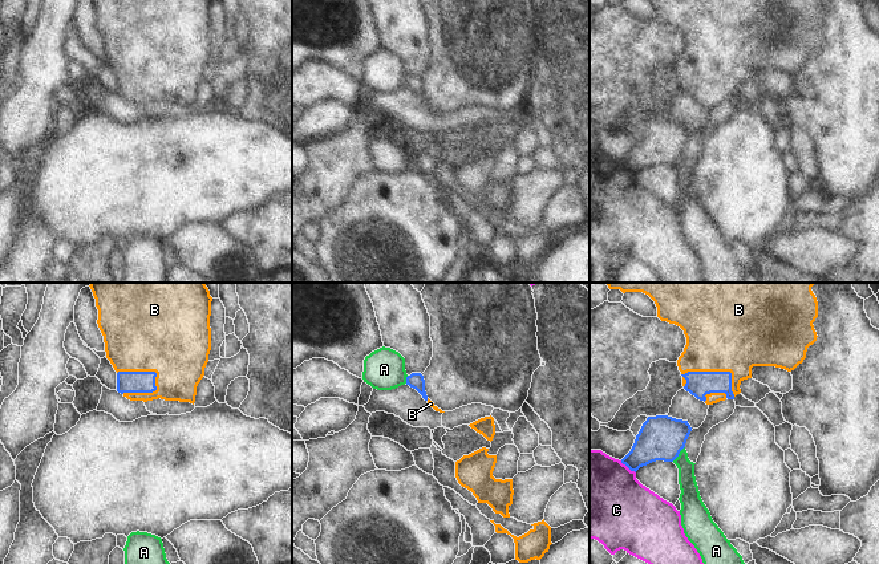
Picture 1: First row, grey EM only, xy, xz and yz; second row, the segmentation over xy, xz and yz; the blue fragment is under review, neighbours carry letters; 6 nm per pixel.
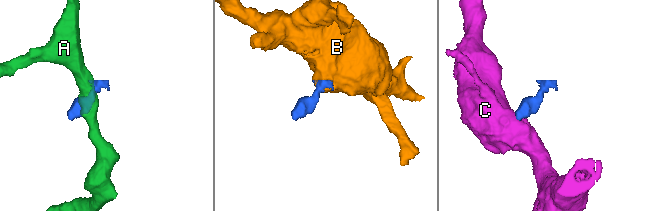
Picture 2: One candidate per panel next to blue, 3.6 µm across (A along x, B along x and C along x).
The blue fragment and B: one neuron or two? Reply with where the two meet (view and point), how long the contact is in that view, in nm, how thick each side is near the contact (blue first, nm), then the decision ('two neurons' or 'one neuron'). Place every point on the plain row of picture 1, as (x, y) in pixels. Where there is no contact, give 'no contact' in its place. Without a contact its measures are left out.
contact xy (145, 74); length 260 nm; calibres 130 and 460 nm; one neuron

